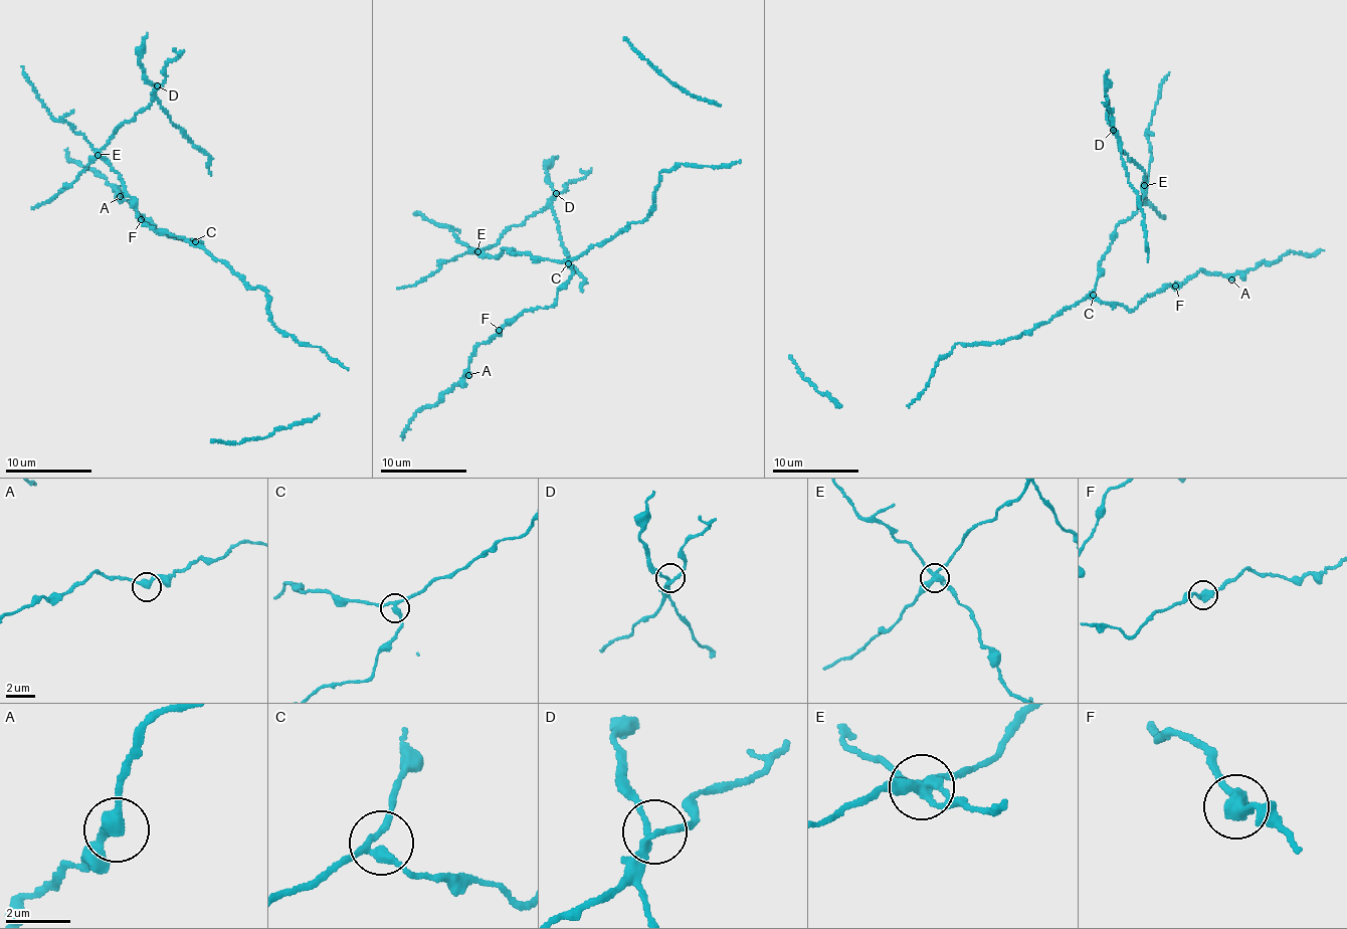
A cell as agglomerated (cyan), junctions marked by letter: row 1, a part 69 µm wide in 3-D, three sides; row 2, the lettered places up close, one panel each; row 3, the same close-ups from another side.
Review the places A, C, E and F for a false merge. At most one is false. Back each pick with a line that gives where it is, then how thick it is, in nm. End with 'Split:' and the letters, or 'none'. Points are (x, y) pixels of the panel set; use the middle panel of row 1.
E: (477, 251) | 320 nm
Split: E

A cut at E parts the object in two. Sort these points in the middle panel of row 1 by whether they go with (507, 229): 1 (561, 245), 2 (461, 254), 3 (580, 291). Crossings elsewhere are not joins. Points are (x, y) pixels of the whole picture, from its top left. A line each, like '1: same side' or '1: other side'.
1: same side
2: same side
3: same side

